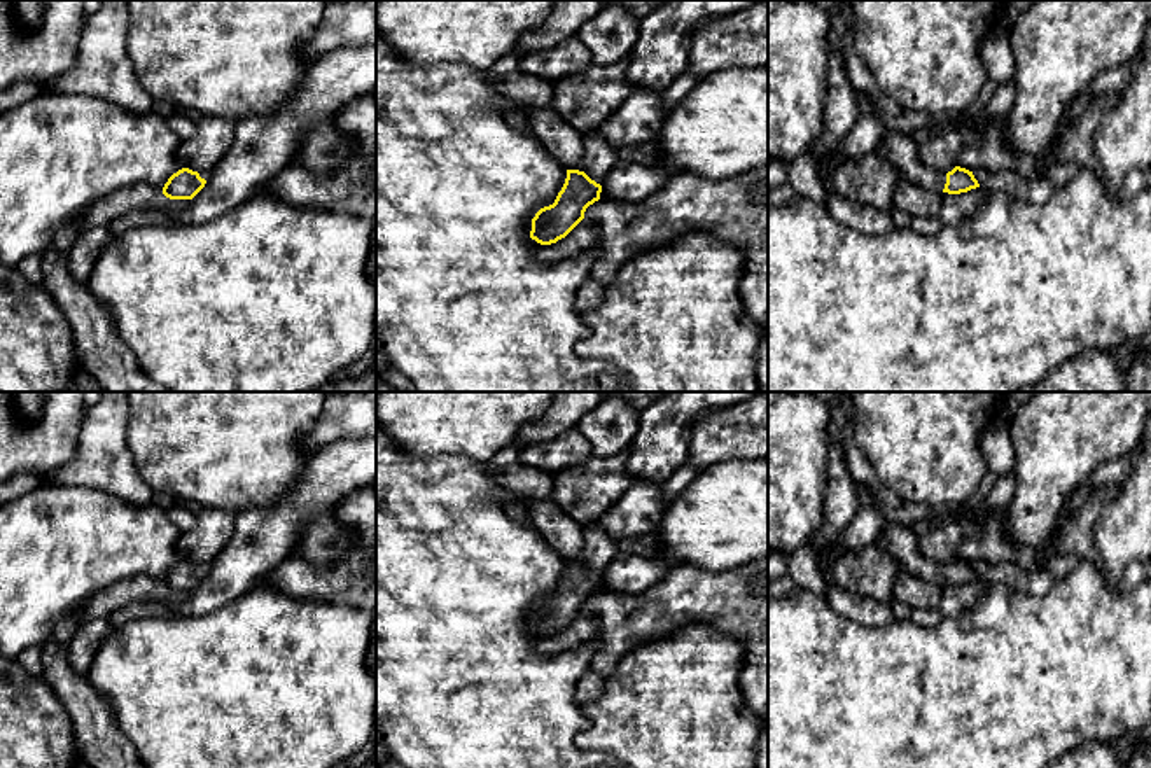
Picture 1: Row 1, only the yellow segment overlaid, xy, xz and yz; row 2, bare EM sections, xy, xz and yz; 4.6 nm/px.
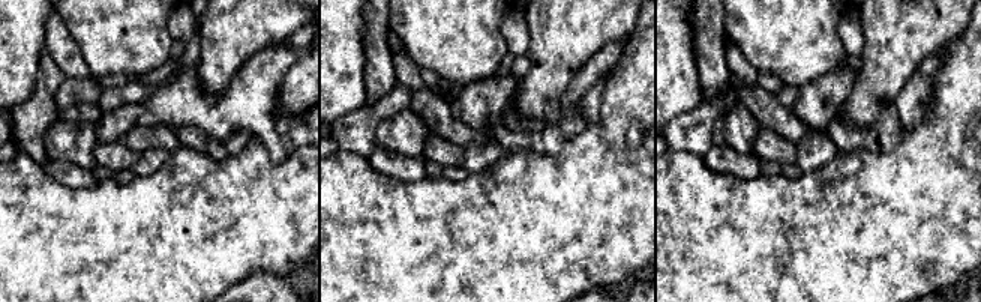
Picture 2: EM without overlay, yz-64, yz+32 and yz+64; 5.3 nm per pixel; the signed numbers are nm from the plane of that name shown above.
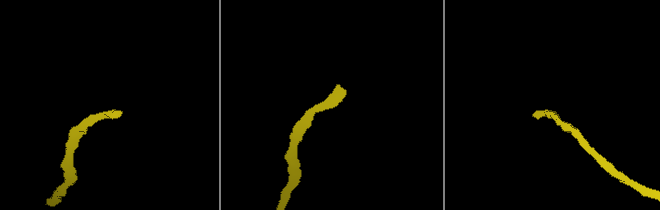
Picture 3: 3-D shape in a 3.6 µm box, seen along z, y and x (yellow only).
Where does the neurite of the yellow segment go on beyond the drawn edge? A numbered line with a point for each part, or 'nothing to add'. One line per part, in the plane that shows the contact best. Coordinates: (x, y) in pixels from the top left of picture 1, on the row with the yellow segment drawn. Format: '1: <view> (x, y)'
1: yz (899, 149)

